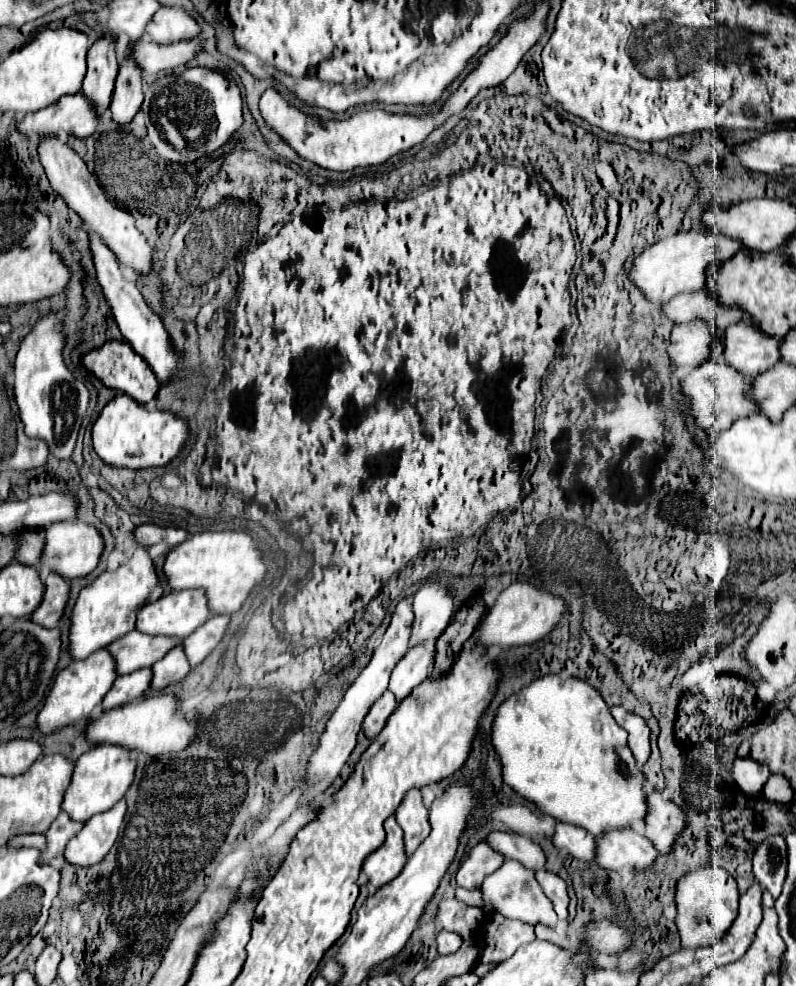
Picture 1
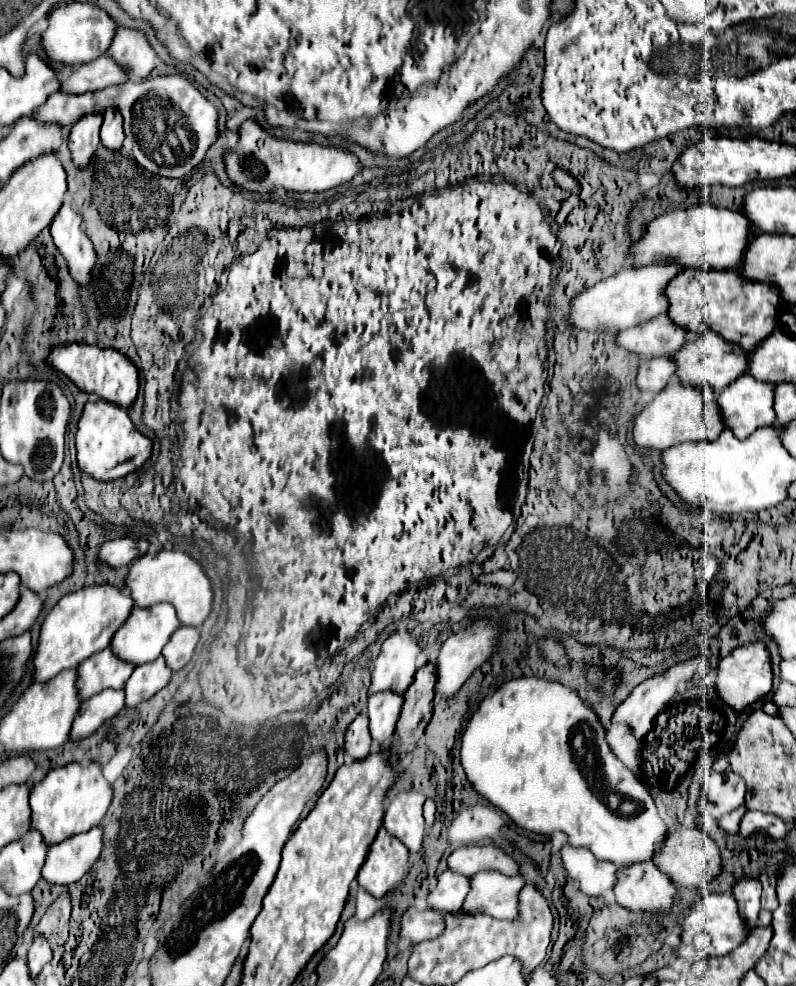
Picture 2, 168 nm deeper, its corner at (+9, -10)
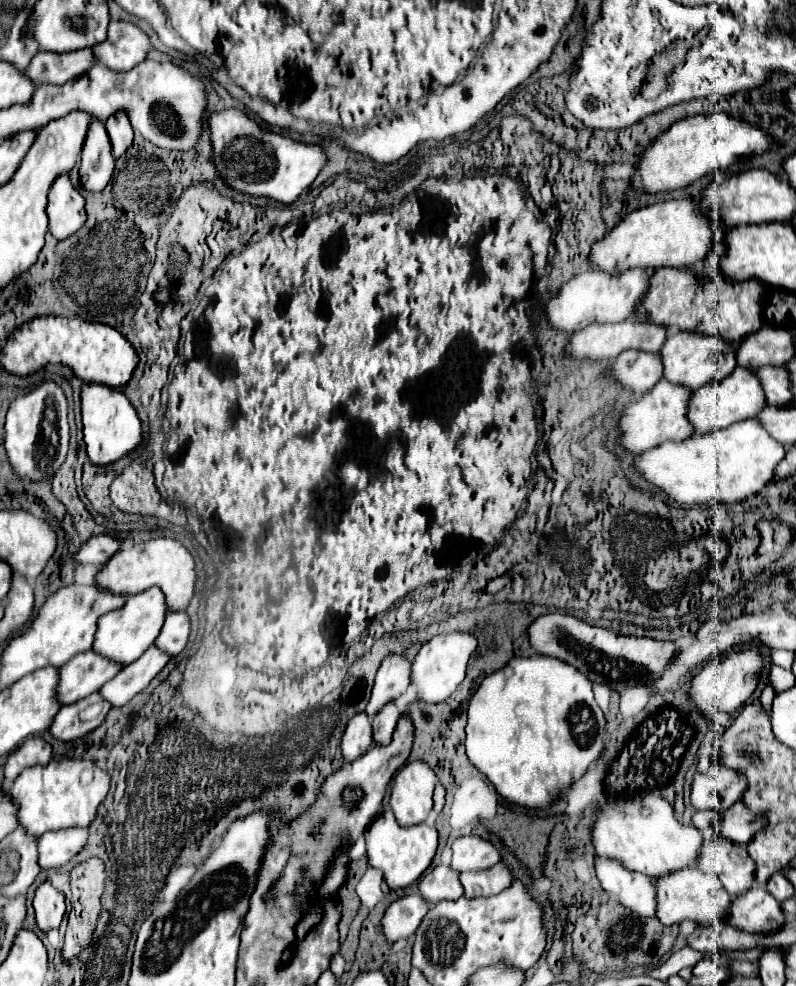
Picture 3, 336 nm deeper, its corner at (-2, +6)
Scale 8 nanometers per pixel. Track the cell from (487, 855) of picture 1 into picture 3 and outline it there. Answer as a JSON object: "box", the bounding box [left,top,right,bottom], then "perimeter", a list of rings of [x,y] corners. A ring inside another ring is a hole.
{"box":[419,864,463,904],"perimeter":[[[441,864],[419,880],[419,892],[423,900],[427,900],[429,904],[441,900],[457,900],[463,896],[463,888],[457,878],[459,878],[457,872],[451,872],[449,866]]]}

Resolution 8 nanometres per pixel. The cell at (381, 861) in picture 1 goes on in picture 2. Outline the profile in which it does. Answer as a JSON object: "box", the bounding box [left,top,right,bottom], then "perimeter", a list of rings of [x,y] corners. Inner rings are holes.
{"box":[356,828,408,898],"perimeter":[[[380,828],[370,848],[368,860],[362,864],[356,880],[374,898],[384,898],[398,884],[402,884],[406,874],[406,860],[408,848],[398,838]]]}

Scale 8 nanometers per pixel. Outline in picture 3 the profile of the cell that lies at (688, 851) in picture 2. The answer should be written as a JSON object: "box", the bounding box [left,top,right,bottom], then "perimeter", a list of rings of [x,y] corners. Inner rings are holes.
{"box":[699,836,755,898],"perimeter":[[[717,836],[703,844],[699,868],[719,876],[731,898],[747,892],[755,880],[755,862],[745,852],[745,848],[727,844],[727,840],[719,840]]]}

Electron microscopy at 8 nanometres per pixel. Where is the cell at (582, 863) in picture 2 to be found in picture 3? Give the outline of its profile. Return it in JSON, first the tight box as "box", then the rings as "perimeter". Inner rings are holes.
{"box":[595,856,657,916],"perimeter":[[[601,856],[595,858],[595,870],[603,890],[617,896],[625,908],[641,916],[657,916],[657,890],[647,876],[627,872],[621,864],[615,864],[615,860],[603,860]]]}

